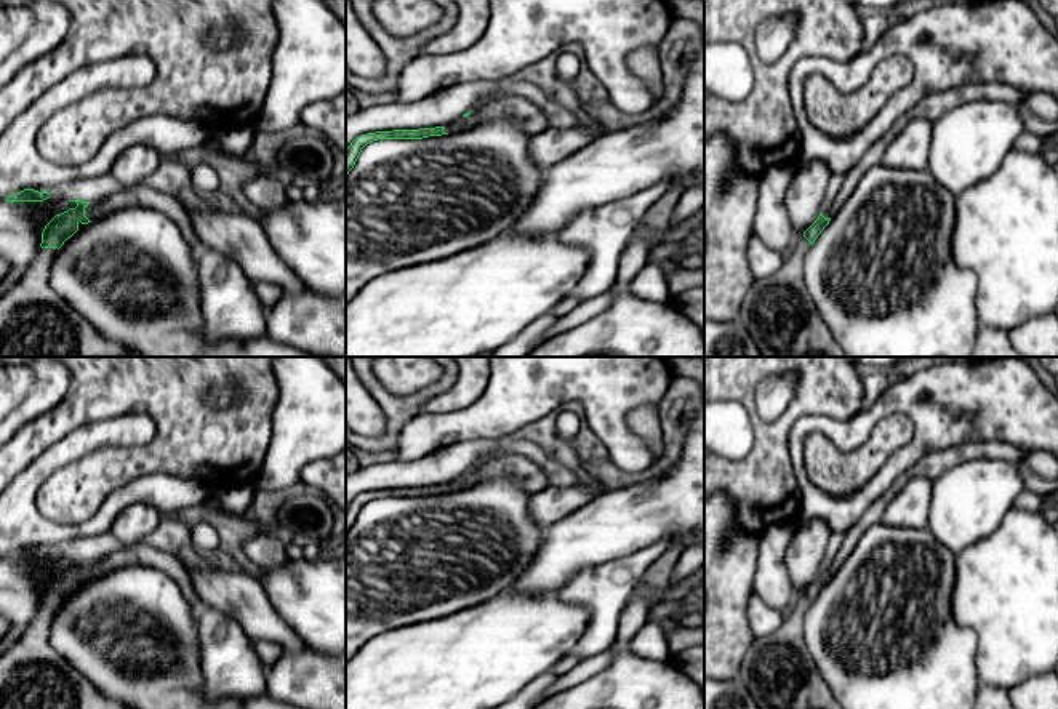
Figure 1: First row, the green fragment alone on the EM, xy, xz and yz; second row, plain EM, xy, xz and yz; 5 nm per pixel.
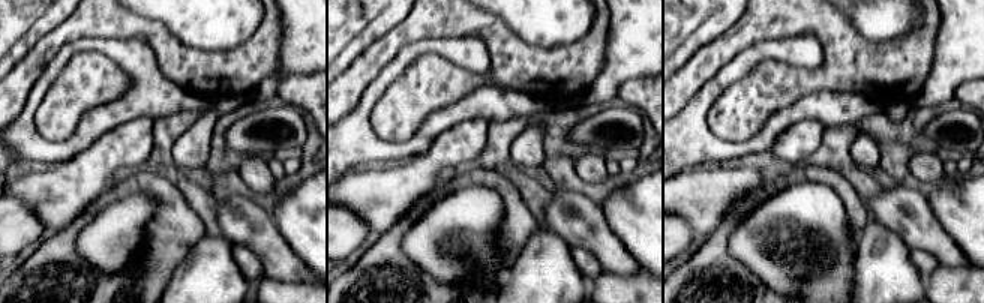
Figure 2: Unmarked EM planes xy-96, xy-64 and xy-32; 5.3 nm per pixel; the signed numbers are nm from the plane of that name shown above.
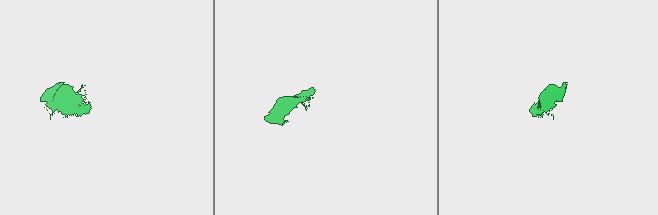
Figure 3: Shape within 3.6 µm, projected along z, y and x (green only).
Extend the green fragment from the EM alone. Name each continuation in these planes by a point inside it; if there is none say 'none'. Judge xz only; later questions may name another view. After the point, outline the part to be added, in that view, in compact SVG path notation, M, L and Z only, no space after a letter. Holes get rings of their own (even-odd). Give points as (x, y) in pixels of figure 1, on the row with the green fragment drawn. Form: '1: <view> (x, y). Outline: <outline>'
1: xz (532, 119). Outline: M498 94L479 104L467 117L461 117L453 123L445 125L443 131L448 134L461 133L499 117L515 118L530 136L549 128L547 117L531 101L520 96Z

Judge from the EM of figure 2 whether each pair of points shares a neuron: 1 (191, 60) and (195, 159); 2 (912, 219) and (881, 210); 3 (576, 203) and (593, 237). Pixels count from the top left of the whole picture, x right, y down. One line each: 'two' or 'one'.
1: two
2: one
3: one

